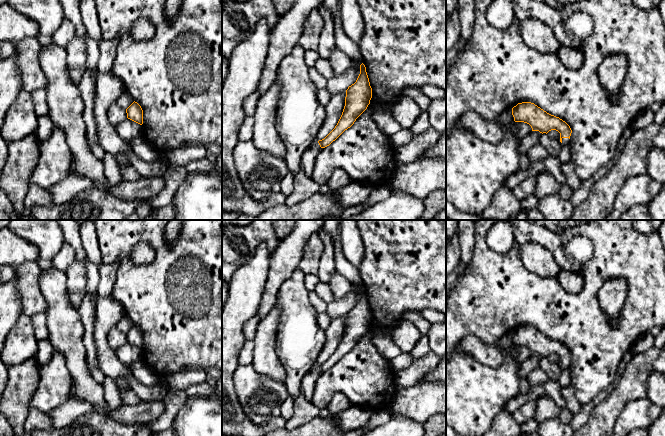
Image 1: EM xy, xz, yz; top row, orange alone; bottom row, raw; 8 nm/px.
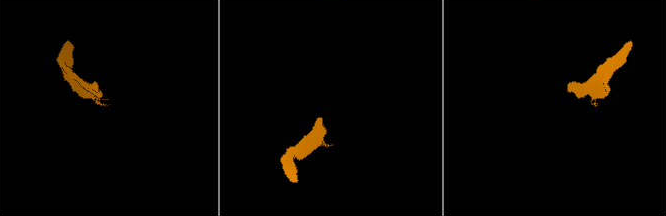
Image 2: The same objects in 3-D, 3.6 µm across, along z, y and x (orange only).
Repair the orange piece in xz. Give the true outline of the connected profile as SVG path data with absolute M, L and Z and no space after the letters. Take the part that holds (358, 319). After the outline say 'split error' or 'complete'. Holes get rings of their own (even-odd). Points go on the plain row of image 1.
M360 289L360 298L354 308L346 314L345 330L335 352L318 367L321 372L329 370L345 354L350 352L356 343L367 333L372 322L372 312L366 296L366 291Z; complete

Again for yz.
M531 326L518 327L512 332L515 346L524 346L531 350L532 355L548 357L556 354L560 357L560 366L566 369L570 365L572 354L570 350L554 339L551 339Z; split error

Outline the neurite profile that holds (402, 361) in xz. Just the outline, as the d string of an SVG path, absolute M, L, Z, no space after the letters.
M402 352L400 355L390 360L390 365L392 369L396 372L407 368L412 362L412 360L413 357L411 356L410 353Z

